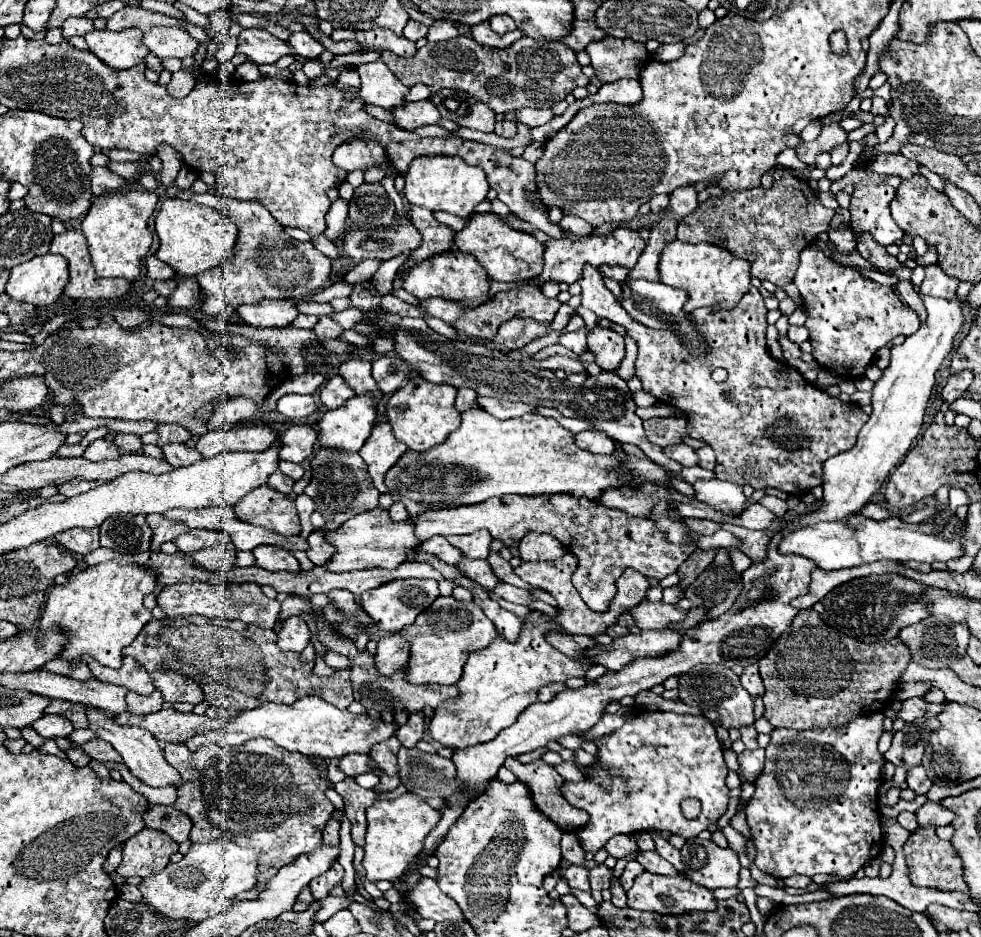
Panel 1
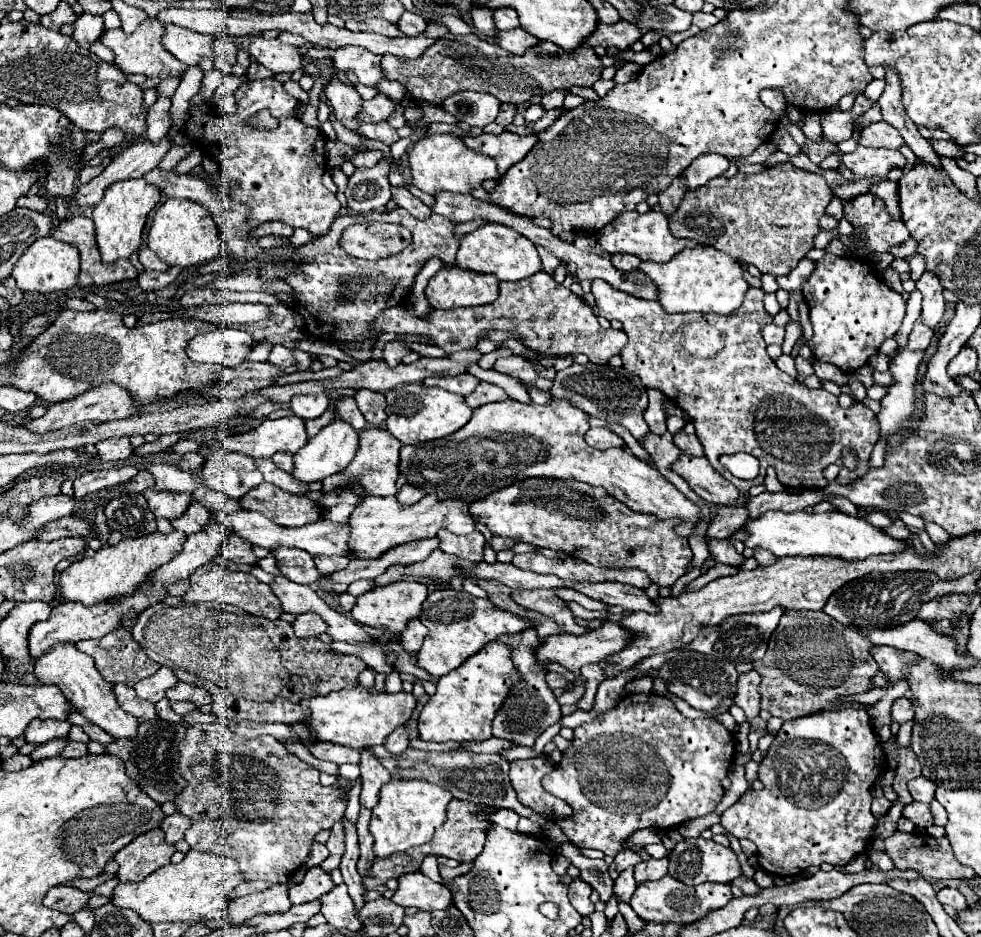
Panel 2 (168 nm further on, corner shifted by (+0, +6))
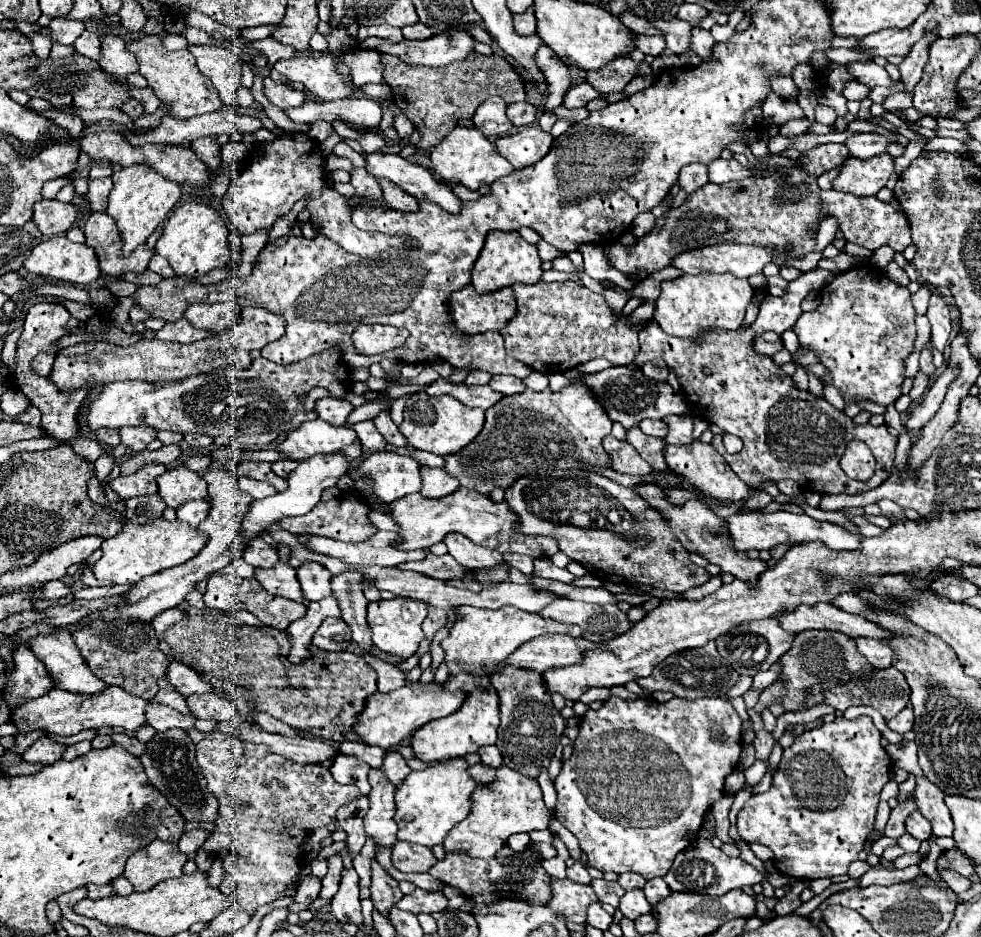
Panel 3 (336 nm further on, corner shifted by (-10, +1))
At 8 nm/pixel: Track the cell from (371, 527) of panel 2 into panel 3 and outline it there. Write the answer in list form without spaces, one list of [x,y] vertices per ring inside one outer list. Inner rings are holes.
[[[458,488],[456,492],[444,496],[444,498],[424,498],[422,494],[410,494],[406,498],[400,498],[398,502],[384,504],[384,514],[394,520],[398,526],[398,534],[402,542],[394,544],[400,550],[428,550],[432,544],[442,542],[442,538],[450,532],[464,534],[472,542],[498,550],[500,554],[520,552],[530,558],[550,558],[558,552],[558,544],[550,536],[524,536],[514,530],[514,524],[518,518],[512,514],[512,510],[506,506],[506,502],[494,504],[486,494],[480,494],[476,490]]]

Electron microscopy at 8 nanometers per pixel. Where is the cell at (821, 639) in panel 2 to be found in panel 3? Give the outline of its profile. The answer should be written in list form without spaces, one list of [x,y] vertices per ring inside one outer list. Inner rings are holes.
[[[808,630],[798,636],[794,636],[792,648],[786,656],[780,658],[780,672],[778,676],[784,680],[774,680],[768,688],[762,690],[758,704],[754,706],[761,715],[764,708],[770,704],[780,704],[788,712],[800,712],[808,710],[812,706],[818,706],[824,702],[824,692],[842,686],[842,682],[850,682],[854,674],[866,670],[870,662],[866,658],[858,656],[858,648],[854,646],[854,640],[846,634],[838,634],[832,630]]]

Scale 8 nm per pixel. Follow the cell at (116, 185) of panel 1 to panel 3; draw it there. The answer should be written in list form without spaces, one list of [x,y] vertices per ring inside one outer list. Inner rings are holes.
[[[96,178],[96,180],[90,180],[86,198],[88,198],[92,210],[98,210],[98,212],[104,212],[104,210],[106,210],[110,188],[112,188],[112,180],[110,180],[110,178]]]

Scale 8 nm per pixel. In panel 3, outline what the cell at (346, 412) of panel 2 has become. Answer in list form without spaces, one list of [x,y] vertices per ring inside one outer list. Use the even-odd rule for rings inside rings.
[[[372,420],[358,422],[358,424],[354,424],[352,428],[354,428],[354,432],[358,434],[358,438],[360,438],[360,442],[362,442],[364,448],[368,448],[368,450],[372,450],[372,452],[386,448],[386,440],[384,440],[382,434],[374,428]]]

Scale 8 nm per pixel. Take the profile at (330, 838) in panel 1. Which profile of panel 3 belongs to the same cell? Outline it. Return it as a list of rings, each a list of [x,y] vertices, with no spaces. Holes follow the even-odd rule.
[[[314,858],[312,864],[310,864],[310,874],[312,876],[318,876],[318,878],[324,878],[326,876],[326,870],[328,870],[328,860],[326,858]]]

